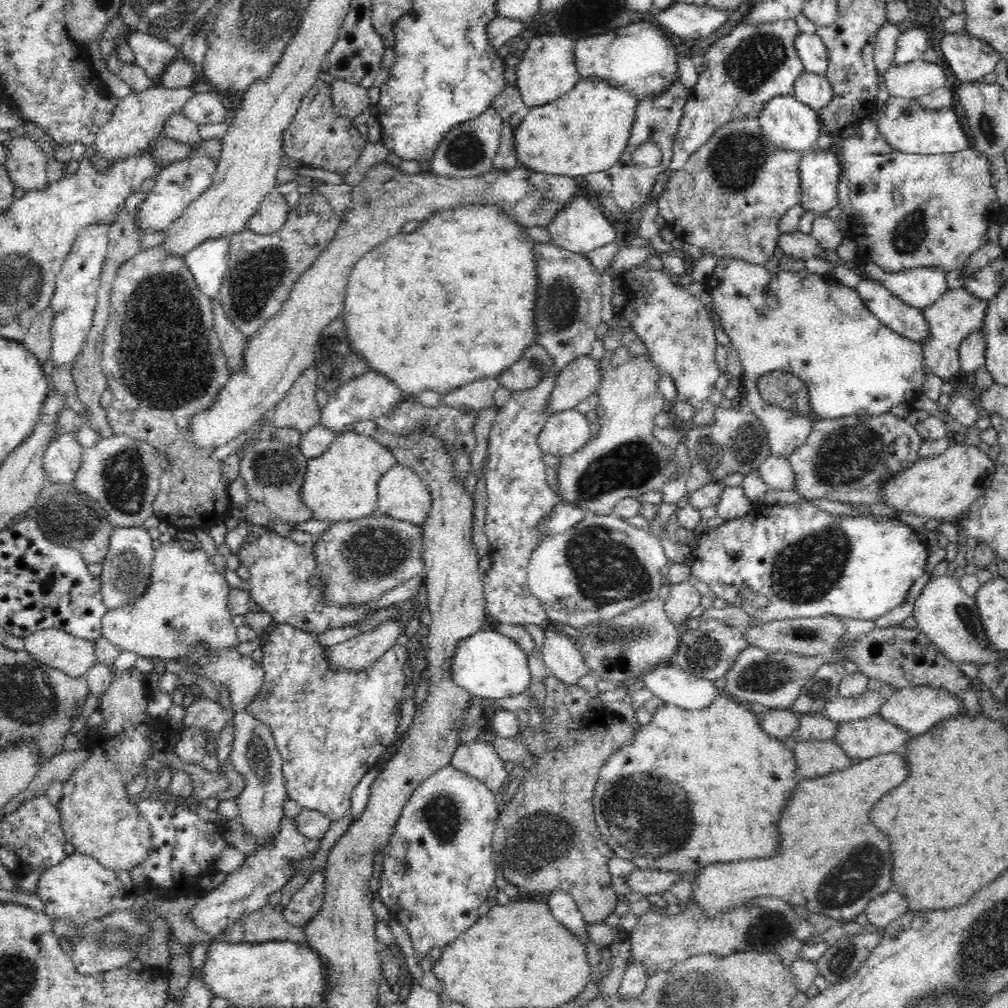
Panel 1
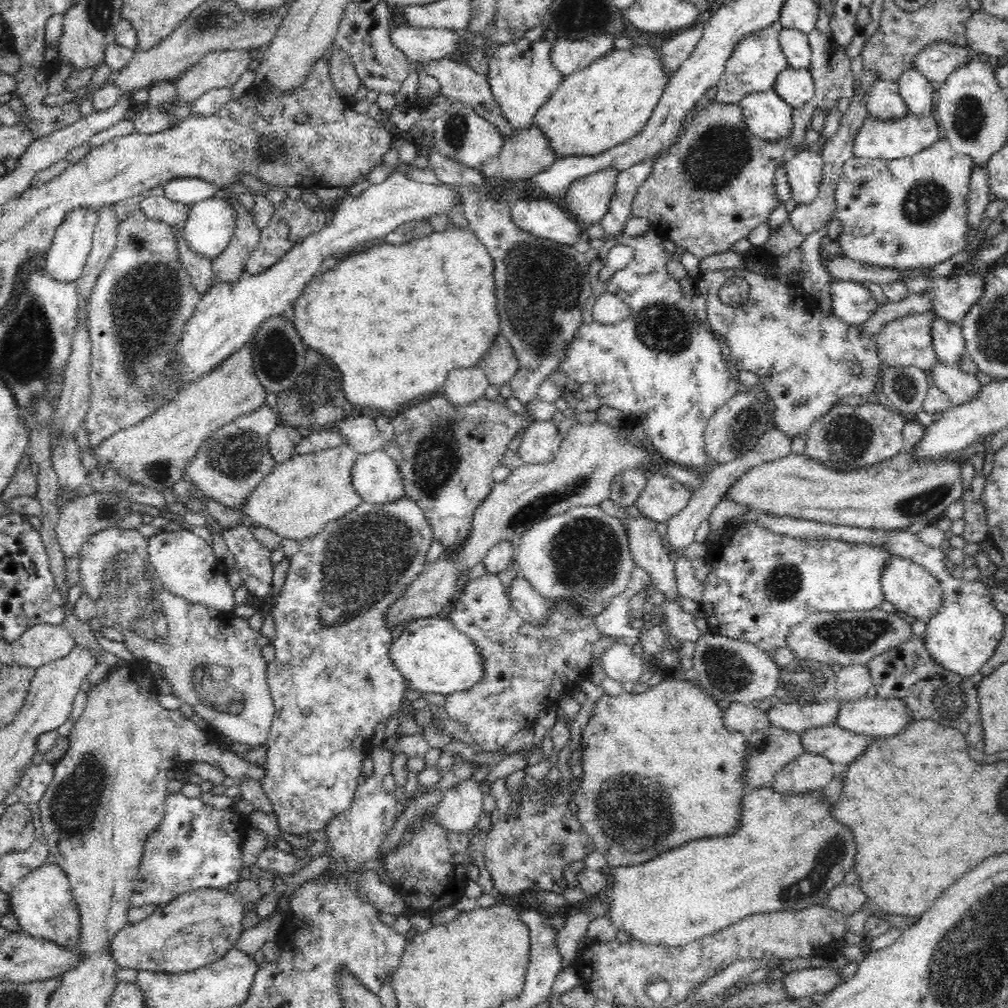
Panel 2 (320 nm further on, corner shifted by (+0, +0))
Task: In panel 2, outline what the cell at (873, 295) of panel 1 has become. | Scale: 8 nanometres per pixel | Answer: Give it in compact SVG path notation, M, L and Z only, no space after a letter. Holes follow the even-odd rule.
M834 280L830 286L834 315L848 325L860 326L866 322L879 304L862 283Z

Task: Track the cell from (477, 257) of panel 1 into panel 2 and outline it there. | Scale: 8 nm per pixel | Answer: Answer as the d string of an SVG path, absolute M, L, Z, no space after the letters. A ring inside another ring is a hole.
M450 226L446 230L434 231L428 236L416 238L406 244L395 245L381 241L381 243L369 245L356 253L347 255L330 270L315 274L294 302L292 322L303 345L312 349L314 353L324 354L324 357L332 360L336 369L340 370L344 396L348 402L352 403L357 414L368 413L369 410L381 410L381 412L396 410L398 412L402 410L400 404L405 405L424 393L441 392L450 370L478 367L478 362L488 354L488 350L492 348L493 340L496 340L500 335L500 316L496 310L496 294L494 294L496 282L494 280L493 258L489 255L486 247L467 227L457 229Z

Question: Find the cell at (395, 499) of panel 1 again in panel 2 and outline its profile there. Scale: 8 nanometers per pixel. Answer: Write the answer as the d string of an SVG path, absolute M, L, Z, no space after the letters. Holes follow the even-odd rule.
M383 449L359 454L351 468L352 484L363 502L373 505L406 497L398 462Z

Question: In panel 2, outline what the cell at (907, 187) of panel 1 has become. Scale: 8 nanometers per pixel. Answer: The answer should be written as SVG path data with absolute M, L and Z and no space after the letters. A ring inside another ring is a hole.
M938 139L932 146L912 157L896 161L852 156L843 164L835 188L837 218L833 239L840 244L840 256L869 265L893 269L932 267L962 252L968 234L970 175L972 157L956 152L948 139Z

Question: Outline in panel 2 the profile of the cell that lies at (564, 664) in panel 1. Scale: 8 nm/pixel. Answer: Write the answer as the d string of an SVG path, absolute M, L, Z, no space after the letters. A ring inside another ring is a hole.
M520 573L513 577L510 588L511 604L525 621L538 625L547 623L547 600Z

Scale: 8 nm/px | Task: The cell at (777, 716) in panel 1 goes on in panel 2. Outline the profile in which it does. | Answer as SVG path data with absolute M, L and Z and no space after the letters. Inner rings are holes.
M730 703L723 712L723 723L728 730L753 733L770 727L766 713L750 704Z

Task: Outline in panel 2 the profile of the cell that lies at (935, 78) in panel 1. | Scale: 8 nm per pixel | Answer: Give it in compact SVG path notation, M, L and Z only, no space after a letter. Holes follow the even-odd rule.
M910 68L898 80L900 97L907 106L907 114L924 118L934 113L937 86L933 85L922 73Z

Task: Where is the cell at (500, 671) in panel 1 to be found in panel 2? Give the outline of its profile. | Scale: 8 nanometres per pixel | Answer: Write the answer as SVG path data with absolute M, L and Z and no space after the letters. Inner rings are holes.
M438 616L418 619L408 623L402 630L400 636L393 640L389 648L389 655L395 667L408 680L413 692L431 692L434 694L459 693L474 686L483 677L483 656L477 649L477 644L462 634L448 620Z

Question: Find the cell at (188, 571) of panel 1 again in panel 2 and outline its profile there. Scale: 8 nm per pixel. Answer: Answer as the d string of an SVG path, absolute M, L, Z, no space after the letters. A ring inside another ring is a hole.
M183 528L179 531L163 530L147 538L147 551L150 565L156 570L164 588L172 594L222 612L232 611L236 607L235 591L230 587L229 579L216 570L219 560L214 555L212 545L202 537Z

